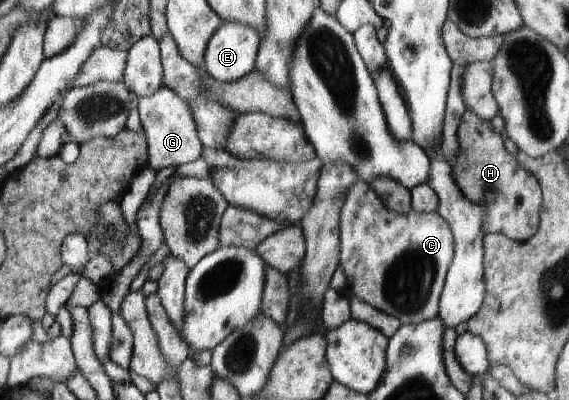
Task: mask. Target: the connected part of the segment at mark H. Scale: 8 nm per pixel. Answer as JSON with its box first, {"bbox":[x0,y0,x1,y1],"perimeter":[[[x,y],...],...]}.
{"bbox":[452,109,542,241],"perimeter":[[[468,109],[461,118],[457,130],[458,156],[452,164],[452,176],[462,196],[472,204],[478,205],[484,213],[482,232],[505,234],[513,241],[530,240],[540,227],[542,191],[538,179],[518,164],[516,156],[504,148],[503,133],[497,133],[491,121],[483,120]]]}

